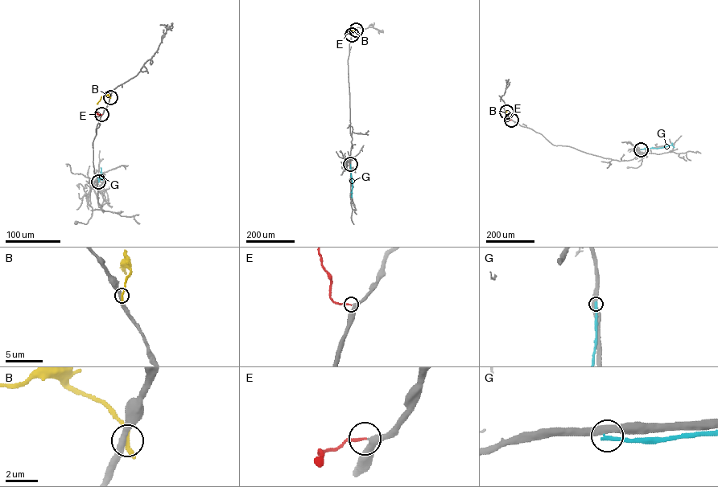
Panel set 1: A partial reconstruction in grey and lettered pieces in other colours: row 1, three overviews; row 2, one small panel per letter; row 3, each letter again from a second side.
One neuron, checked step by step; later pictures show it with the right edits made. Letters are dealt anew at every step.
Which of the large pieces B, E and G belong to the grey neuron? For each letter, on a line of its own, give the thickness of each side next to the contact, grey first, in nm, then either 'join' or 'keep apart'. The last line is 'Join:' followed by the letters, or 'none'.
B: 380 nm thick on the grey side, 260 nm on the other; keep apart
E: 360 nm thick on the grey side, 150 nm on the other; join
G: 480 nm thick on the grey side, 300 nm on the other; keep apart
Join: E

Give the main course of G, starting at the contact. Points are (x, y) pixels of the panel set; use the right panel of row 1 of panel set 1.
G: (641, 149), (671, 145), (674, 147)

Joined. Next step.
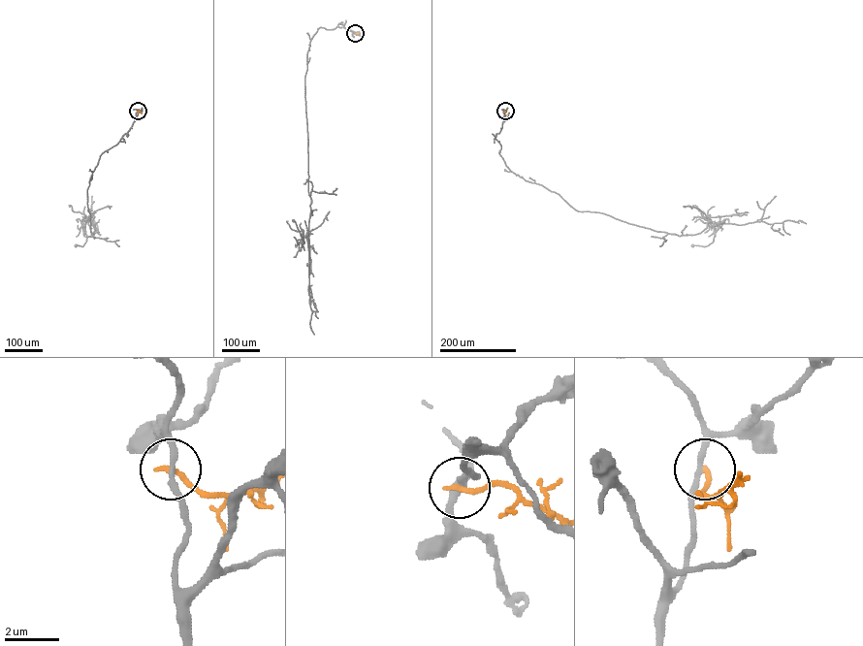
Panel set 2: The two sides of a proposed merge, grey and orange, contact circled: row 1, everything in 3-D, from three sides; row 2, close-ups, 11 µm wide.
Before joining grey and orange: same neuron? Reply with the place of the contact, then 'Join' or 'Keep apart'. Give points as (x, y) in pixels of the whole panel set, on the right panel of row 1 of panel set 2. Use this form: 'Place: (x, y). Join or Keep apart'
Place: (505, 111). Keep apart

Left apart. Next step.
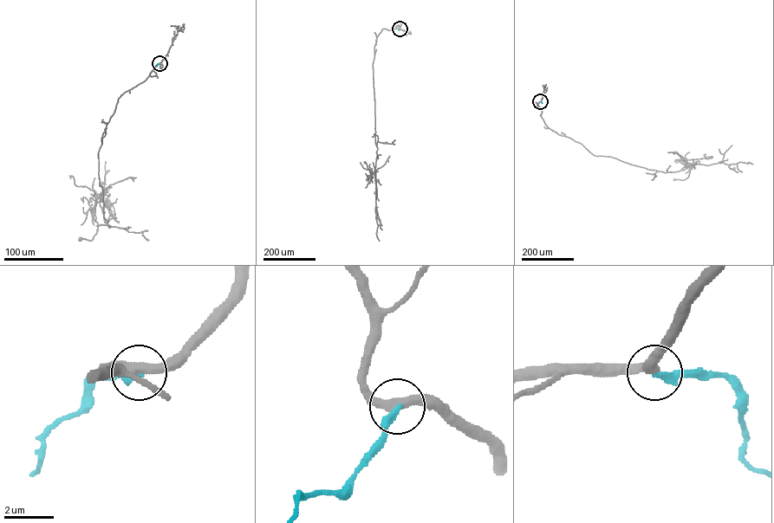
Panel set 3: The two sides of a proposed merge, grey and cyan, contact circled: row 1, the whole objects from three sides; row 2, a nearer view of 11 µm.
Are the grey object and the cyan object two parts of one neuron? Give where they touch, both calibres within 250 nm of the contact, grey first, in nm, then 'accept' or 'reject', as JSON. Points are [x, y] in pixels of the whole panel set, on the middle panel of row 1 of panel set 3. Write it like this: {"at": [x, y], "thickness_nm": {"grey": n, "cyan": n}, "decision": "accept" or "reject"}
{"at": [400, 29], "thickness_nm": {"grey": 380, "cyan": 320}, "decision": "reject"}

